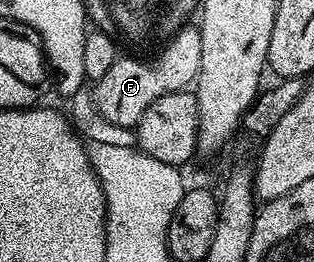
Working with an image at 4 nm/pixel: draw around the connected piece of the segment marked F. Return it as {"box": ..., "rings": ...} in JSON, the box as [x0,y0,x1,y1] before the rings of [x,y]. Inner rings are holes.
{"box":[92,26,201,129],"rings":[[[186,26],[175,33],[165,44],[166,48],[154,60],[136,60],[133,56],[122,55],[92,85],[93,100],[97,103],[97,112],[109,124],[117,128],[136,129],[143,114],[163,94],[184,92],[196,81],[201,72],[201,34],[196,27]]]}

